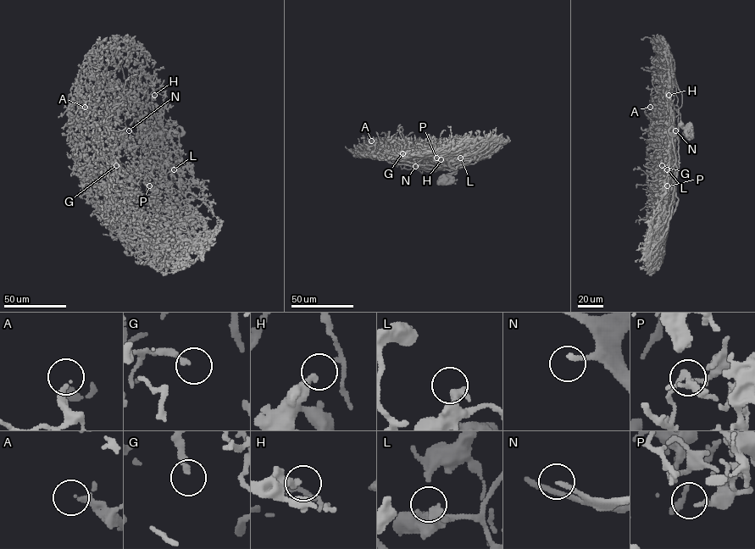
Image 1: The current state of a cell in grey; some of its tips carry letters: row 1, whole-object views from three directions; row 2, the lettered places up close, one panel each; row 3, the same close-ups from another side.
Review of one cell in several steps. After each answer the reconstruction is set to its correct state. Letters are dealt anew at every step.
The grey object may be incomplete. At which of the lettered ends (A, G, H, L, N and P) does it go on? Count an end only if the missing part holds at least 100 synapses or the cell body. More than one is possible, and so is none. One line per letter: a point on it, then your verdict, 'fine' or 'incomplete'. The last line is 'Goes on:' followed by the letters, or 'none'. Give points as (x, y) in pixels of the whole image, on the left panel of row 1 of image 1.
A: place (85, 107); fine
G: place (116, 165); fine
H: place (154, 95); fine
L: place (174, 169); fine
N: place (129, 130); incomplete
P: place (149, 185); fine
Goes on: N

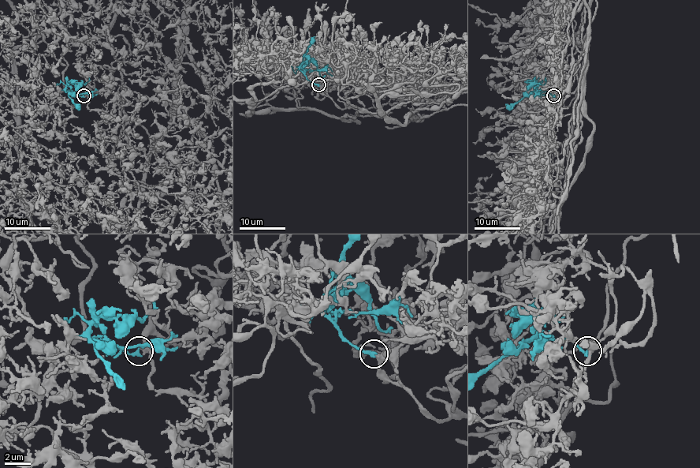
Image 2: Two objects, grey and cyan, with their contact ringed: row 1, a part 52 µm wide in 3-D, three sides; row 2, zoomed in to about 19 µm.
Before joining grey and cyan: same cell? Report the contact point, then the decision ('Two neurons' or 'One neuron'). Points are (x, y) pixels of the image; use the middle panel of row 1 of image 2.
Place: (318, 84). One neuron

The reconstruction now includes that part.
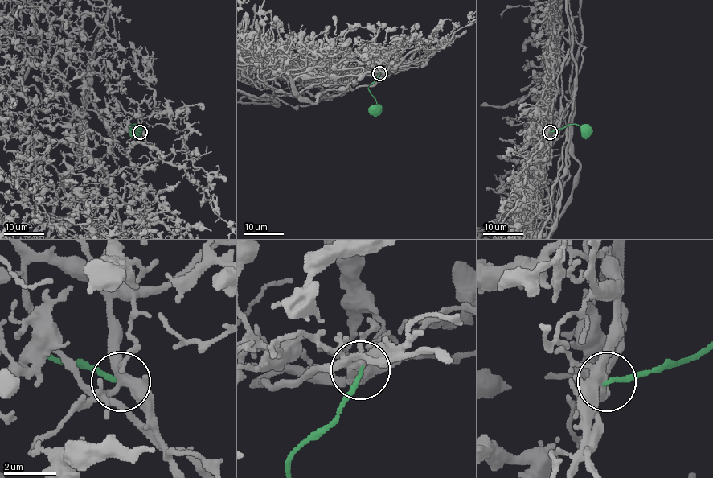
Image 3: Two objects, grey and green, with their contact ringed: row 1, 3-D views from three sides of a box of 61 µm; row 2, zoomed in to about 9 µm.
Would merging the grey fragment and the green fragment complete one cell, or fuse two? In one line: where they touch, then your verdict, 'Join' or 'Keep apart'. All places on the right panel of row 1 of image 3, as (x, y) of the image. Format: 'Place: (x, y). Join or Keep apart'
Place: (550, 132). Keep apart

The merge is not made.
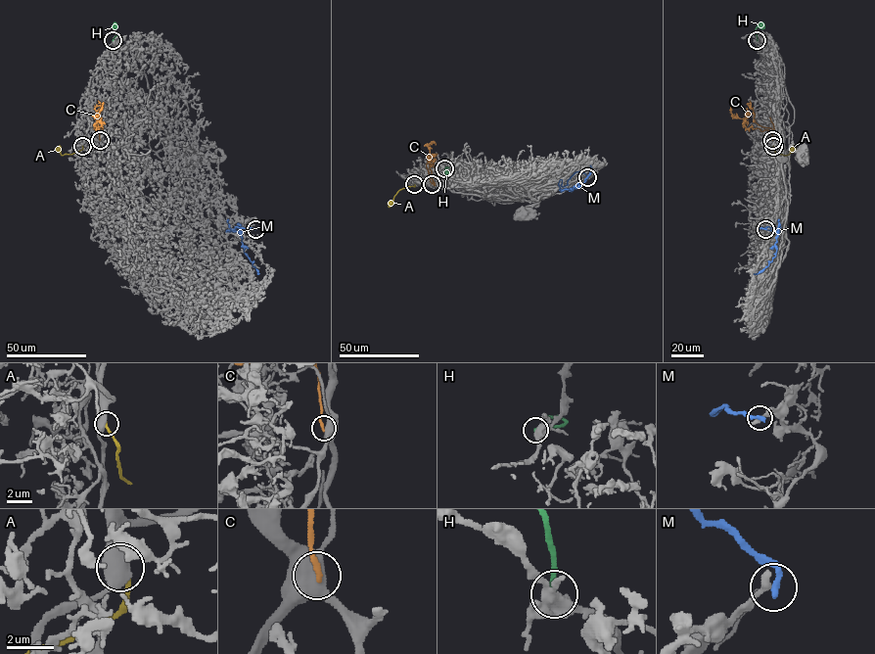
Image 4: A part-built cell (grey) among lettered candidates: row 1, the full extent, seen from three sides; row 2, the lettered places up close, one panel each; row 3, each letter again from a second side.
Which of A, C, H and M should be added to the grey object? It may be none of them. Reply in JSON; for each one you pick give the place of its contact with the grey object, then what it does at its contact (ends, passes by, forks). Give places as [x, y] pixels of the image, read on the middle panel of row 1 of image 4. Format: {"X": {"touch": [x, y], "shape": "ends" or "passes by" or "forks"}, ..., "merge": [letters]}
{"merge": []}

